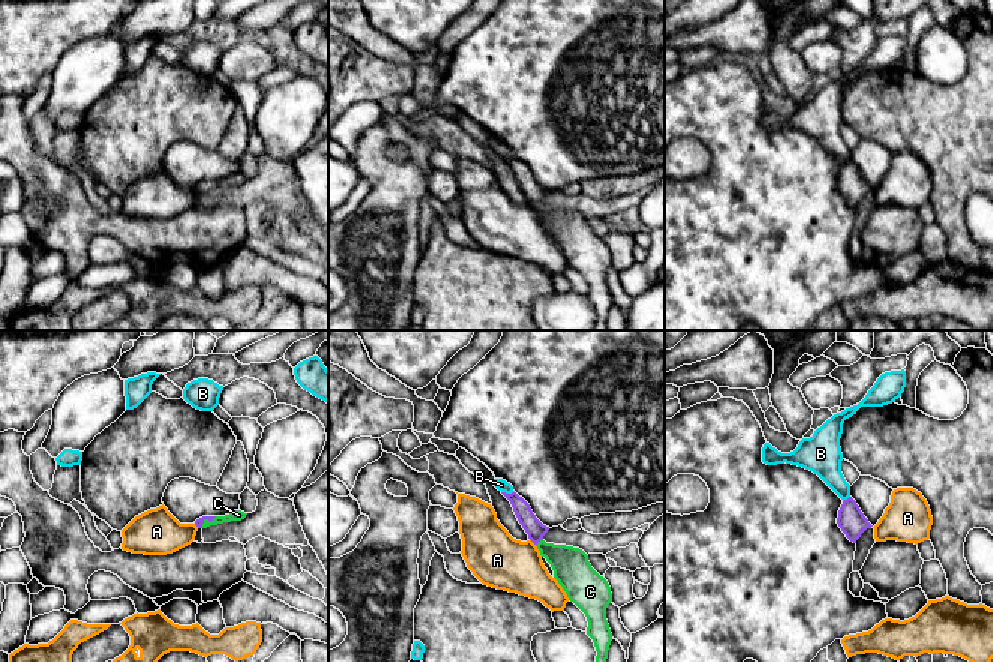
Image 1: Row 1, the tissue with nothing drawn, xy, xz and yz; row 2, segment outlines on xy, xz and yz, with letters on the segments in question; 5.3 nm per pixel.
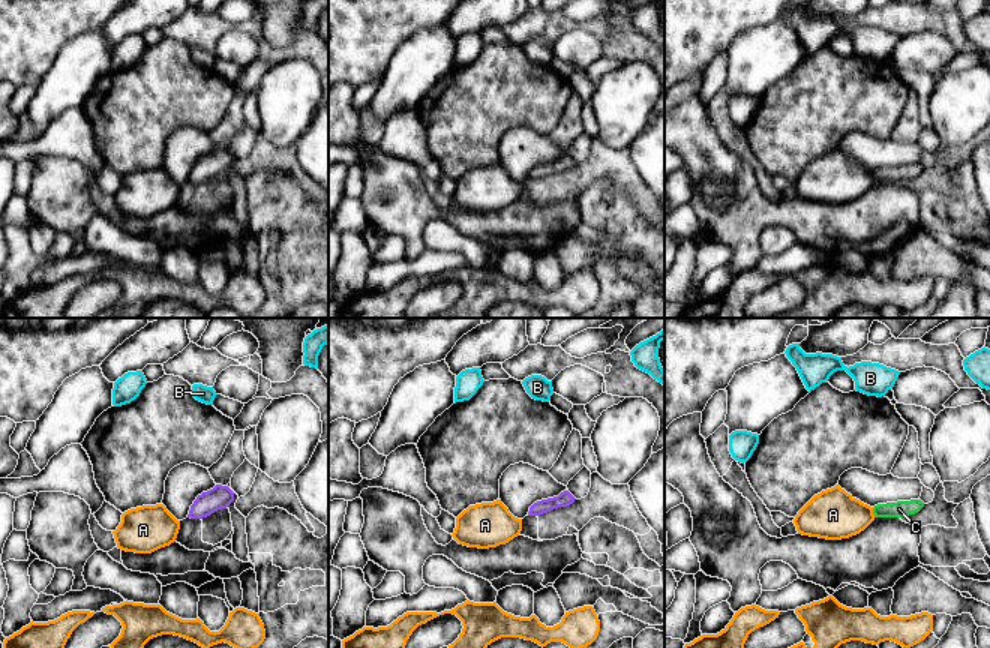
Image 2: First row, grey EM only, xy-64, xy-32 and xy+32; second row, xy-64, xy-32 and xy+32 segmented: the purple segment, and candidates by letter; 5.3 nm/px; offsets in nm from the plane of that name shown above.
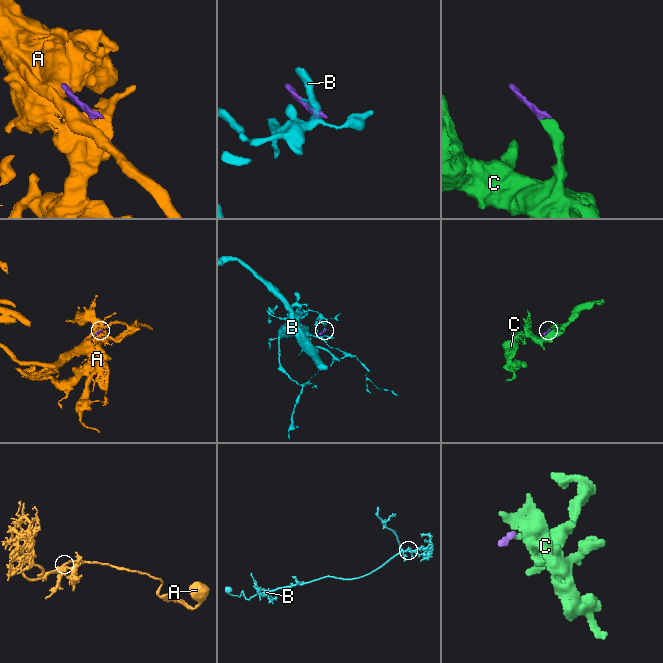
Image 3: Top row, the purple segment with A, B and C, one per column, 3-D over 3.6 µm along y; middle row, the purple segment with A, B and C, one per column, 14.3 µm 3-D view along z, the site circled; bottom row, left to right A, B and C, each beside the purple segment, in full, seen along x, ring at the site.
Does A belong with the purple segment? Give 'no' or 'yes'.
no

